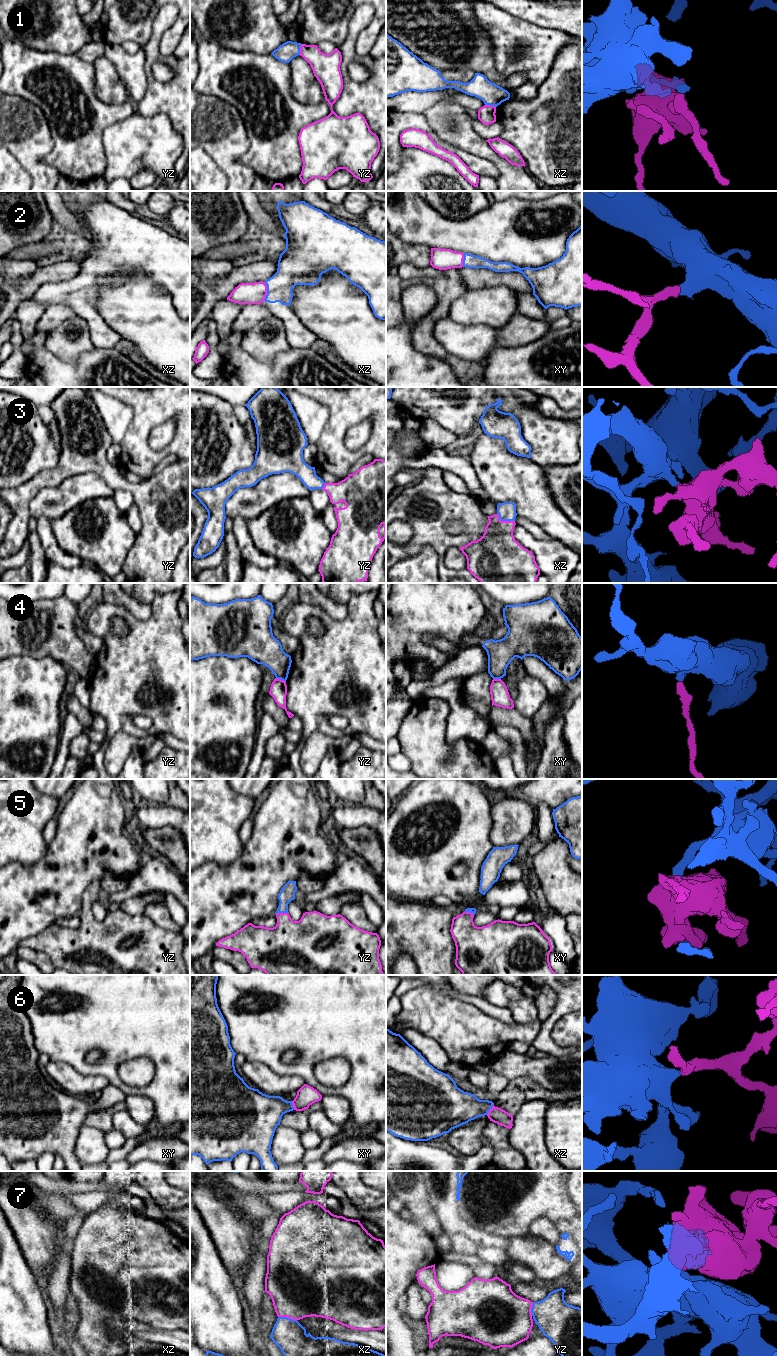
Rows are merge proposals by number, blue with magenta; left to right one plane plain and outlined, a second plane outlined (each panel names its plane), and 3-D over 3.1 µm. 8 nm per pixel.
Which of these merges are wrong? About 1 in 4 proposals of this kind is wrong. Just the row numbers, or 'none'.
1, 4

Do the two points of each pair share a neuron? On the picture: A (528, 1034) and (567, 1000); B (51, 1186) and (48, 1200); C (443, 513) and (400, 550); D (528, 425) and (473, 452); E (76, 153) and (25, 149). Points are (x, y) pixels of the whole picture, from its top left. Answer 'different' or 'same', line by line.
A: different
B: different
C: same
D: different
E: different

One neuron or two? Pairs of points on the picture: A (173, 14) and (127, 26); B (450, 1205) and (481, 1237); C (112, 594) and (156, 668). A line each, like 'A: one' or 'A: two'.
A: two
B: one
C: two

